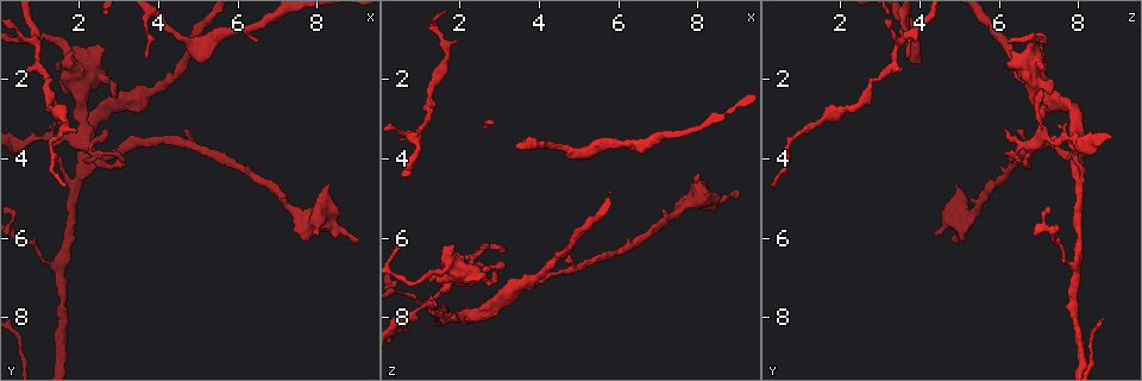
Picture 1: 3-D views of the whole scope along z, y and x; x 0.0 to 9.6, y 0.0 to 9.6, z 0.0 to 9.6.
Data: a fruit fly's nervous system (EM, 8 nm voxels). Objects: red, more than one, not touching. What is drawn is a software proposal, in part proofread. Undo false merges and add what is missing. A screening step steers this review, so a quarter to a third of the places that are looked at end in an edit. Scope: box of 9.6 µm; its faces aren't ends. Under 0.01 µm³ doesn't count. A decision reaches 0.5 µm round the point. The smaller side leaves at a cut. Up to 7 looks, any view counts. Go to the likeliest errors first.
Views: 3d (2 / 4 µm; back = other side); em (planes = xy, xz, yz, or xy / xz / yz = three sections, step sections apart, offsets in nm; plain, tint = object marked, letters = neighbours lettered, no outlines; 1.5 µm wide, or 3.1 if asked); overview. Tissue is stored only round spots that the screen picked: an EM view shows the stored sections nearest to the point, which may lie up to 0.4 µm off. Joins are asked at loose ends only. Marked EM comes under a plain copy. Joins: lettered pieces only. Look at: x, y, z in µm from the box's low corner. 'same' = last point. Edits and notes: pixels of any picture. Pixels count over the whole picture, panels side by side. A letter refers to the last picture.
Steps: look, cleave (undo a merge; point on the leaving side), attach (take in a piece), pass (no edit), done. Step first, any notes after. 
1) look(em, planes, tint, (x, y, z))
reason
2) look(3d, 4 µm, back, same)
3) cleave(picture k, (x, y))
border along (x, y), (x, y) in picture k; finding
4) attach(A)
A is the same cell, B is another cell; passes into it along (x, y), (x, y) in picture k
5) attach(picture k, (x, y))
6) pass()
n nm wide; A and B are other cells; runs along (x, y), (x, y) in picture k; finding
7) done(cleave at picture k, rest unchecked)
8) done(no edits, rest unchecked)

look(em, xy, step 4, tint, (1.30, 3.45, 7.60))
narrows sharply

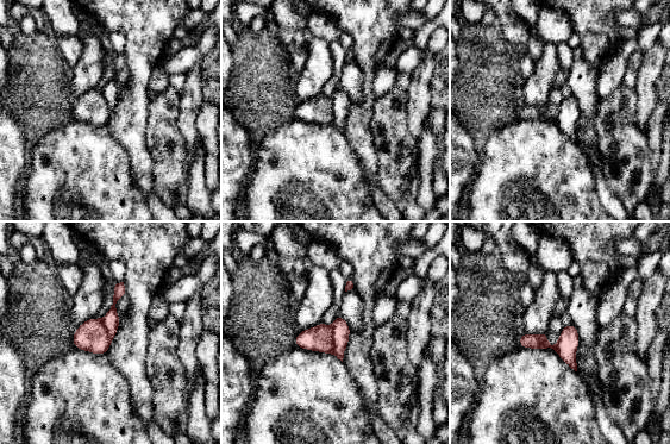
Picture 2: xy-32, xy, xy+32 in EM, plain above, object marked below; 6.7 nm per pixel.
look(em, xy, step 4, letters, same)

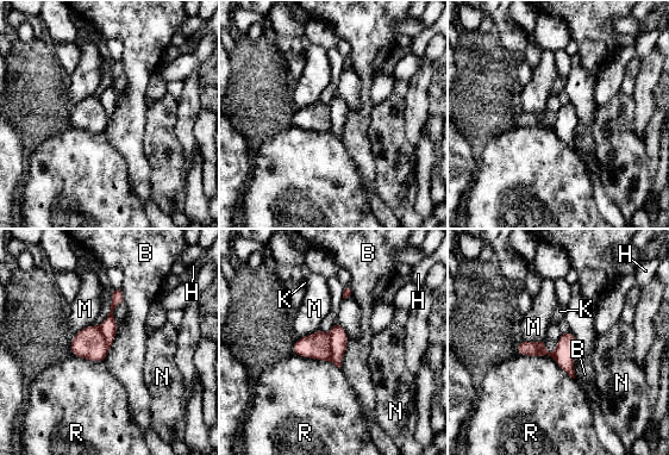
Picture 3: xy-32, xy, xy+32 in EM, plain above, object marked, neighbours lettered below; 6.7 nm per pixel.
cleave(picture 3, (317, 346))
R touches over 420 nm; B, H, K, M, N and R are other cells; two neurons meet here

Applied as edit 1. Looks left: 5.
look(3d, 2 µm, back, (1.35, 3.70, 0.75))
a narrow waist

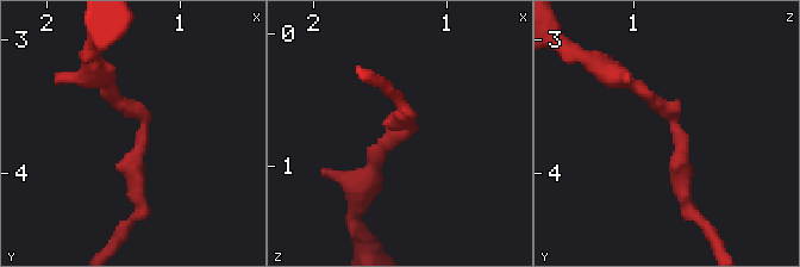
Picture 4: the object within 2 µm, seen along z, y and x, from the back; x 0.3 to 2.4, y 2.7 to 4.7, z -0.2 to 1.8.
look(em, xy, step 4, tint, (1.26, 3.70, 0.70))
now the EM

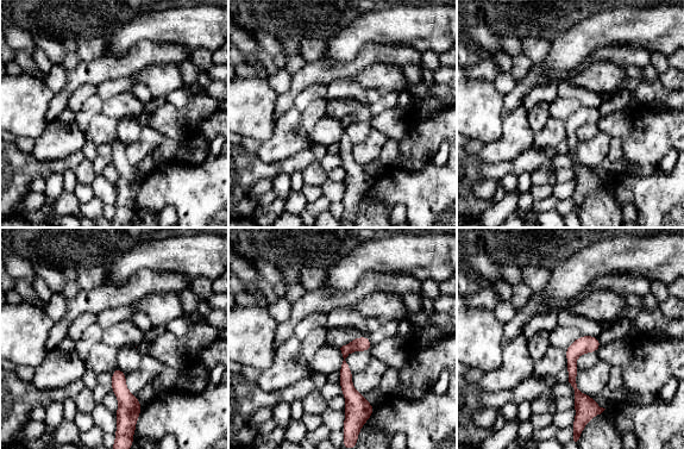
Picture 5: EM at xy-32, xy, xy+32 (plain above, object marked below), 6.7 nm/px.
look(em, xy, step 4, letters, same)
what lies round it

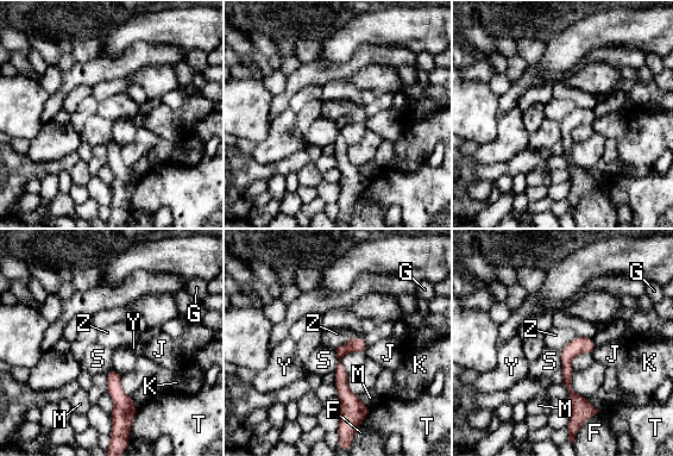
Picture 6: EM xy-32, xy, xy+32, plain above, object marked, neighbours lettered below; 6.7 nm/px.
pass()
F, G, J, K, M, S, T, Y and Z are other cells; runs along (360, 341), (339, 356), (343, 445) in picture 6; all the same neuron

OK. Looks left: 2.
done(cleave at picture 3, rest unchecked)

